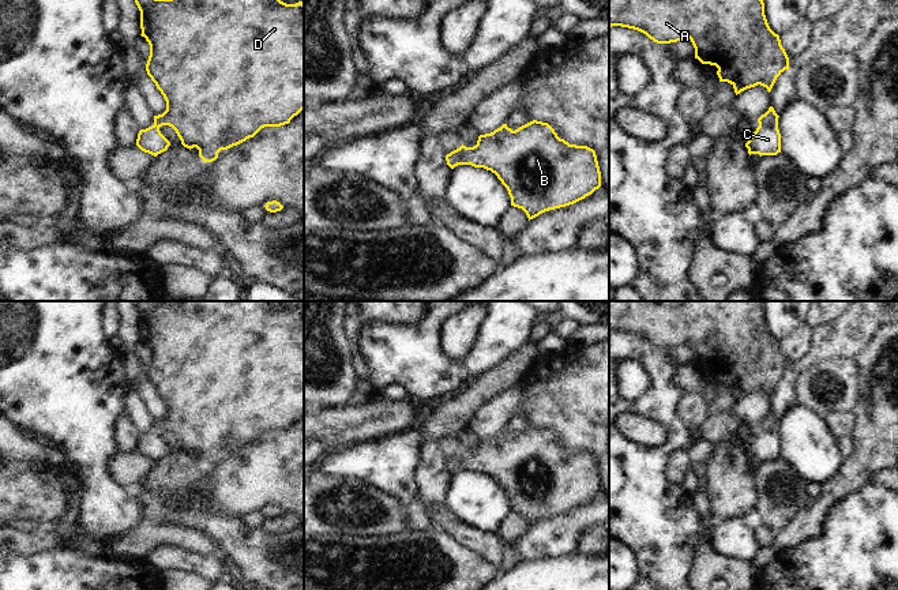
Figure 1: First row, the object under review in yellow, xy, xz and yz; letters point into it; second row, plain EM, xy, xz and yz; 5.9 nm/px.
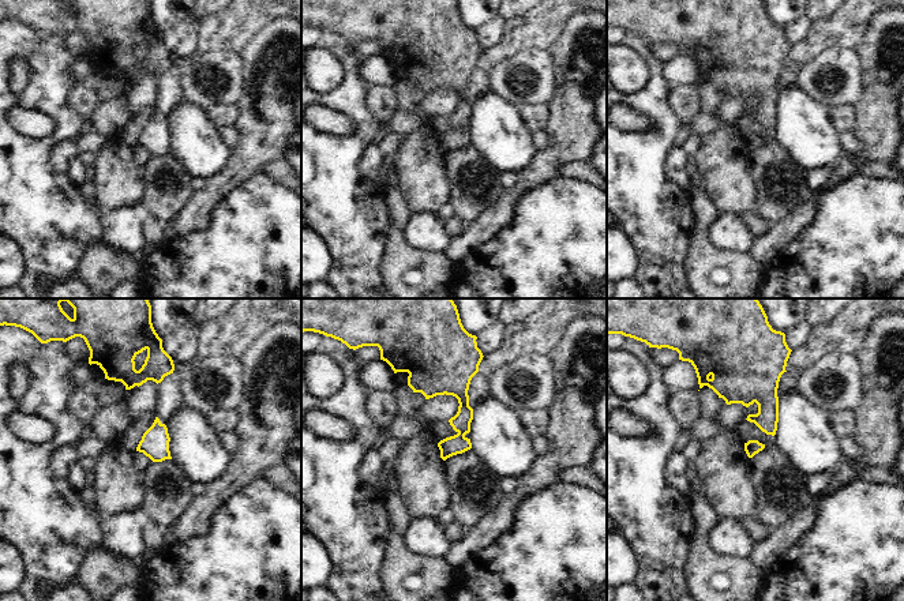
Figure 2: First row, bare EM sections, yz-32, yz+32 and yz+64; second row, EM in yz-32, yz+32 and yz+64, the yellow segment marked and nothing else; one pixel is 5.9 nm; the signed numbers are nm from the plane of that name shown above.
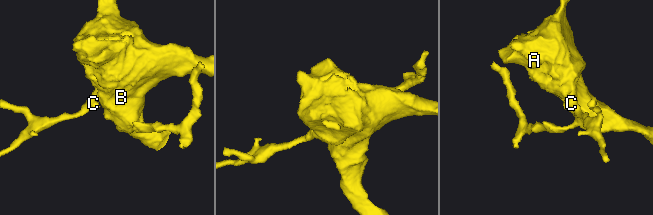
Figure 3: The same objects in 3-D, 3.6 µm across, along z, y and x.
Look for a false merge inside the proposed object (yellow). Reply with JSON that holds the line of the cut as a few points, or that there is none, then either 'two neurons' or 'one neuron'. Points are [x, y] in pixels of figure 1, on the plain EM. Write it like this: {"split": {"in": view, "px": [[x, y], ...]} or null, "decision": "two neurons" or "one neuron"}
{"split": {"in": "yz", "px": [[759, 429], [777, 431]]}, "decision": "two neurons"}

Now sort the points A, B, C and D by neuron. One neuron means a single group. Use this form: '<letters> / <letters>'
A B D / C

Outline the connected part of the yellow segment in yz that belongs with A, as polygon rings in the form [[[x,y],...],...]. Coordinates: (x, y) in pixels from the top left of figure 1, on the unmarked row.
[[[609,301],[609,332],[621,331],[646,339],[657,349],[670,349],[690,343],[695,364],[715,371],[719,387],[733,391],[736,401],[758,390],[770,398],[777,383],[789,375],[789,362],[766,324],[760,301]]]

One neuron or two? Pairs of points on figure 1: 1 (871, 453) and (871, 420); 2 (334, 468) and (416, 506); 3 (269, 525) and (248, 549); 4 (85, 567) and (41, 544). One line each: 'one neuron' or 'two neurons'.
1: one neuron
2: one neuron
3: two neurons
4: two neurons

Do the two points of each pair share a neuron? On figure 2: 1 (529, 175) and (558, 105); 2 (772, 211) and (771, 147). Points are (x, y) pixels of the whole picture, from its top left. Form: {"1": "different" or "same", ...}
{"1": "same", "2": "same"}

